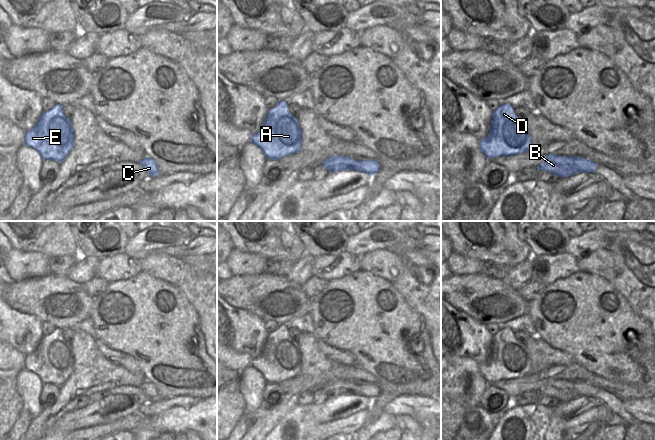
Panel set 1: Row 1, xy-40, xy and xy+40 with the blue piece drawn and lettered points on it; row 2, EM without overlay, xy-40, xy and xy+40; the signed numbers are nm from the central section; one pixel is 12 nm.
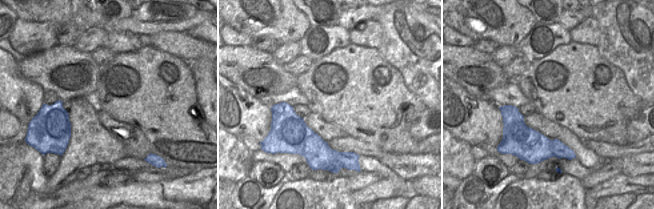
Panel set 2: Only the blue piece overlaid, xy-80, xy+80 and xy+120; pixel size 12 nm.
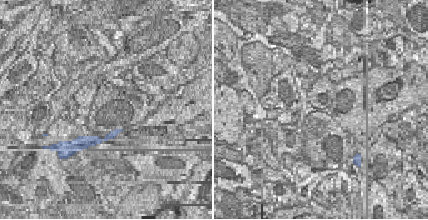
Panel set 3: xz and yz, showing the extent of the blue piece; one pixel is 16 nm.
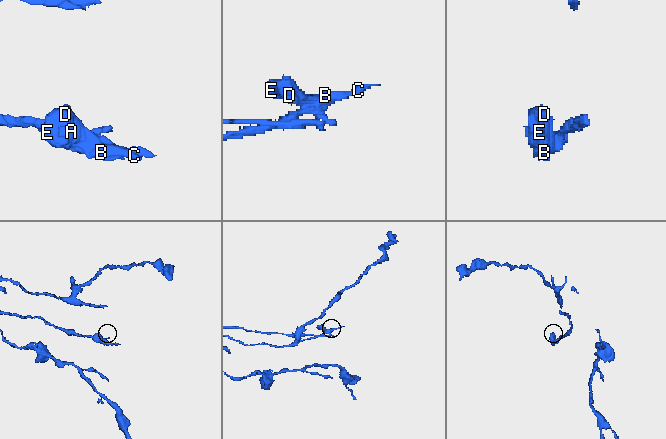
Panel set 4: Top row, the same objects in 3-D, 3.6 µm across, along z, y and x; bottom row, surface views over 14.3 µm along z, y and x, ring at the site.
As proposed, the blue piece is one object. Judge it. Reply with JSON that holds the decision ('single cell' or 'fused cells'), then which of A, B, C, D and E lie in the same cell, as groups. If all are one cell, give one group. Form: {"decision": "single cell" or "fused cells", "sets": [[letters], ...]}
{"decision": "fused cells", "sets": [["A", "B", "D", "E"], ["C"]]}

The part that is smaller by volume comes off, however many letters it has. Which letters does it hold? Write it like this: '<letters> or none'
A, B, D, E.

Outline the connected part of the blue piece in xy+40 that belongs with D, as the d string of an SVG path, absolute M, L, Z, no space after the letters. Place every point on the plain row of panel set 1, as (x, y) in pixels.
M510 328L500 329L492 336L490 356L486 362L479 364L479 372L487 382L536 374L531 370L525 345L515 338Z

